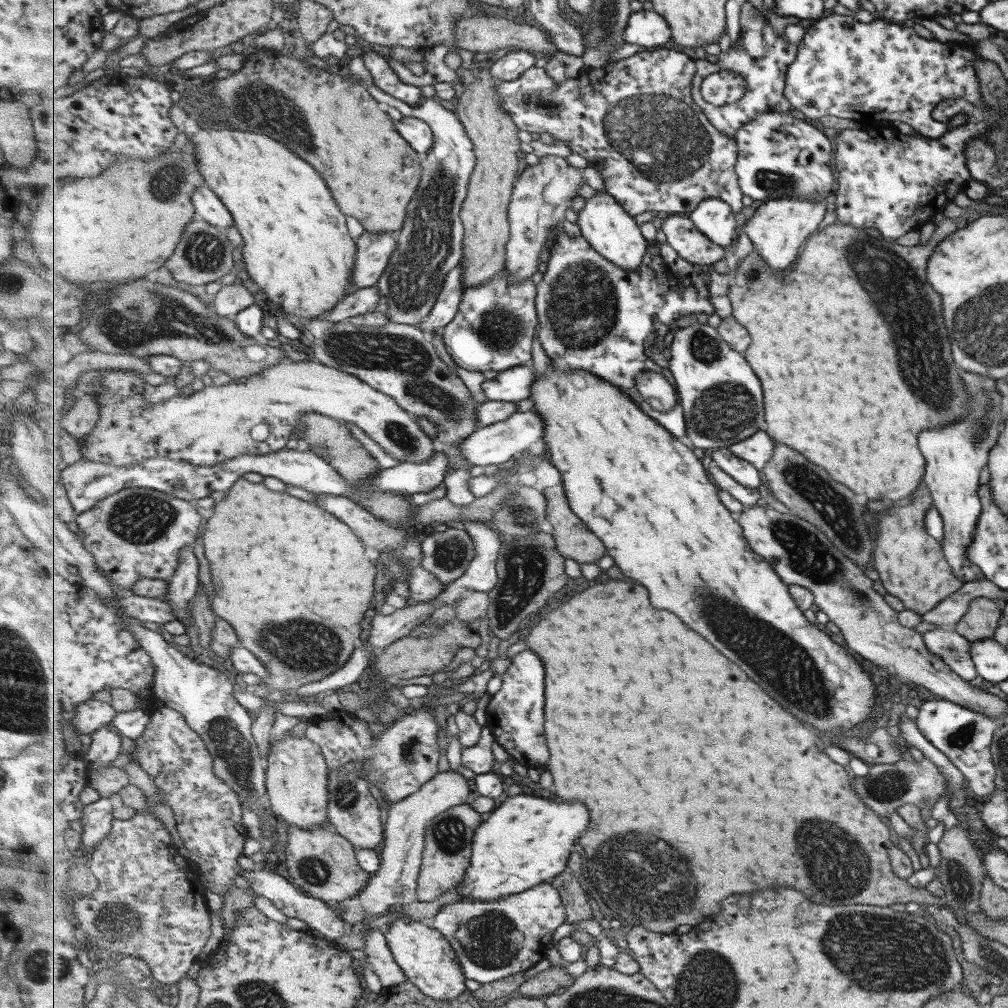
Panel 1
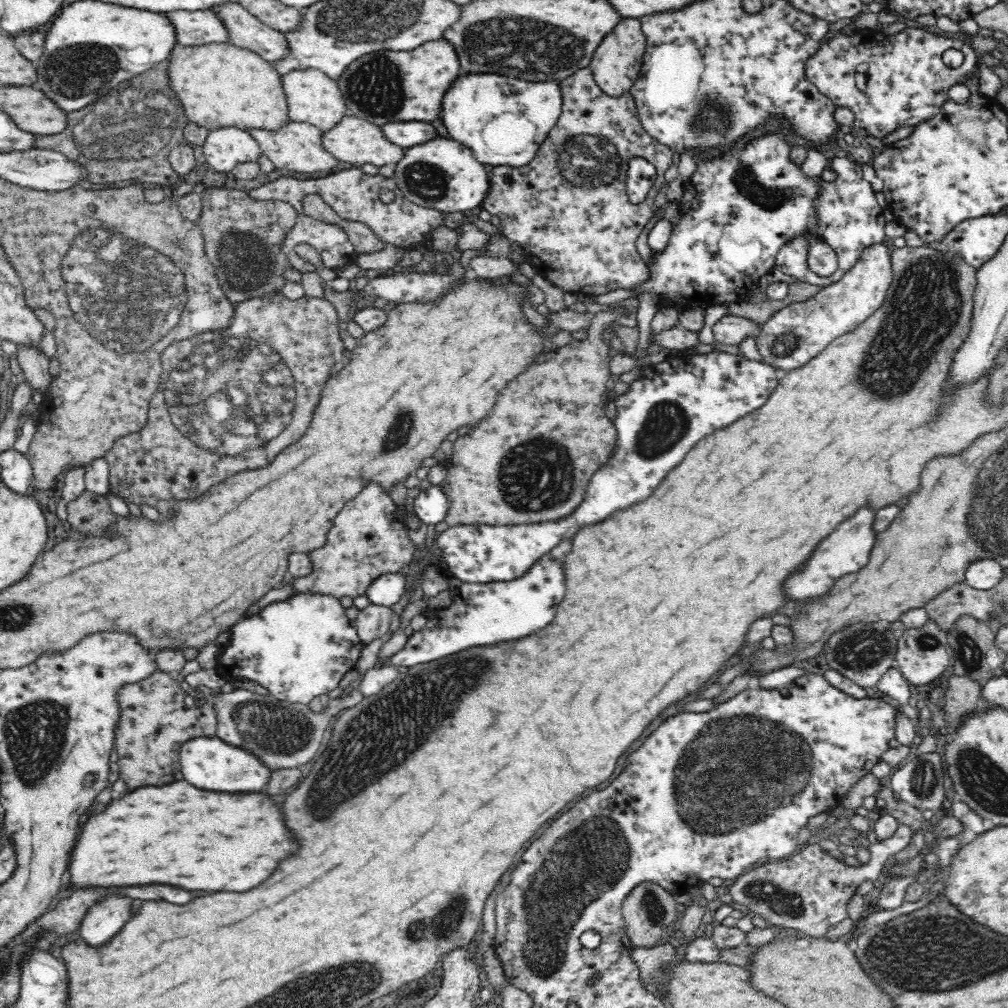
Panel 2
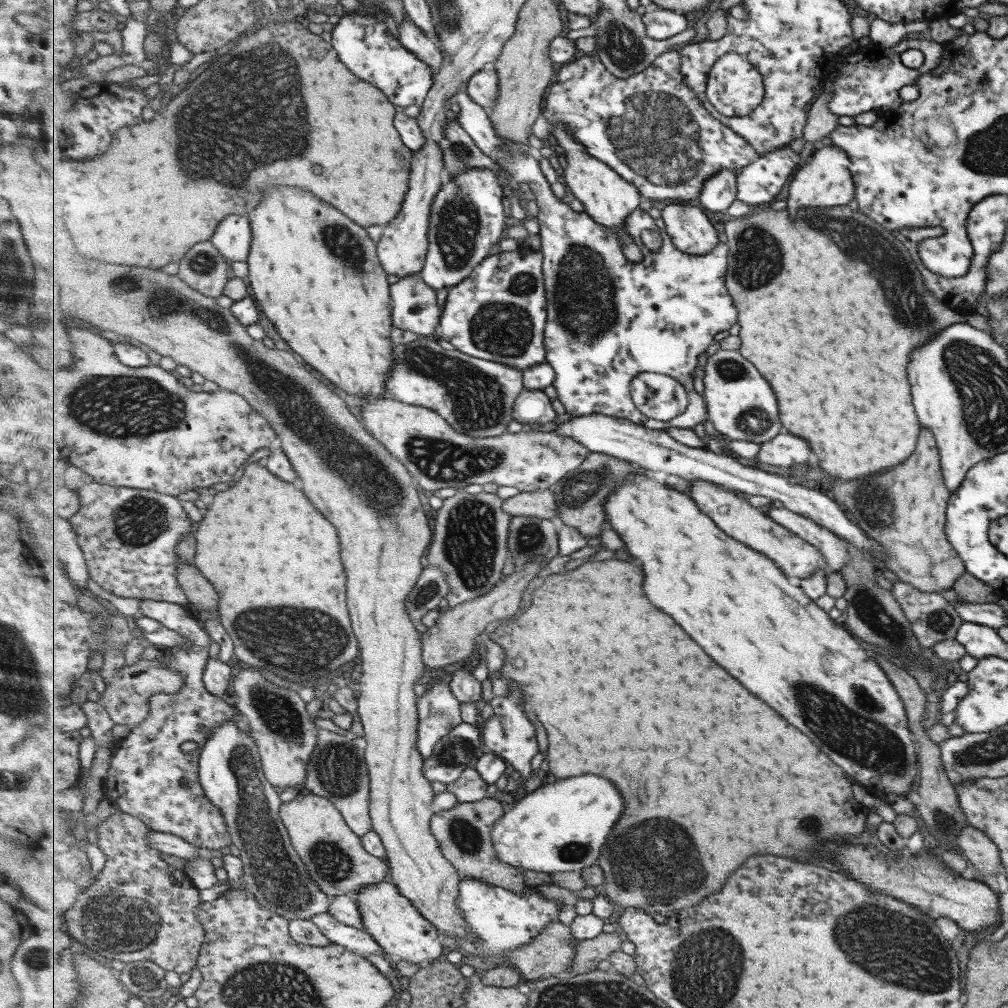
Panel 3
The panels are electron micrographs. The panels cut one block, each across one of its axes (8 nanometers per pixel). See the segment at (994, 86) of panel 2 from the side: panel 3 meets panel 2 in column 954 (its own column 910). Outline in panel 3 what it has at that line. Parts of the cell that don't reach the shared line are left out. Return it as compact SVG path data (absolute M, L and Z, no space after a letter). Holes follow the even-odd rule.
M873 20L869 23L869 34L866 40L881 48L892 48L904 38L921 36L929 24L923 21L904 21L891 24L883 20Z

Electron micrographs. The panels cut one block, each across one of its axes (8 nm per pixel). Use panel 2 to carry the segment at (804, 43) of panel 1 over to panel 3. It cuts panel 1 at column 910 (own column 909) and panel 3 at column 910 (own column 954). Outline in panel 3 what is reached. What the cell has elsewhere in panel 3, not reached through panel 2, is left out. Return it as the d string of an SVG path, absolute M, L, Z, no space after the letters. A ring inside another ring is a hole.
M922 36L904 38L892 48L881 48L880 45L864 40L853 52L845 56L846 62L839 68L838 78L832 84L832 97L827 100L827 110L837 117L855 117L858 114L874 111L882 106L889 110L897 109L903 102L897 90L905 84L914 84L916 78L934 69L941 59L942 49L938 43L927 41ZM909 49L915 49L923 55L920 67L905 67L899 55Z

